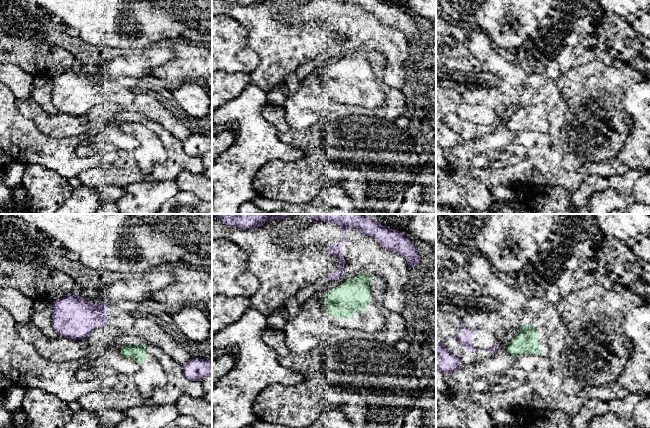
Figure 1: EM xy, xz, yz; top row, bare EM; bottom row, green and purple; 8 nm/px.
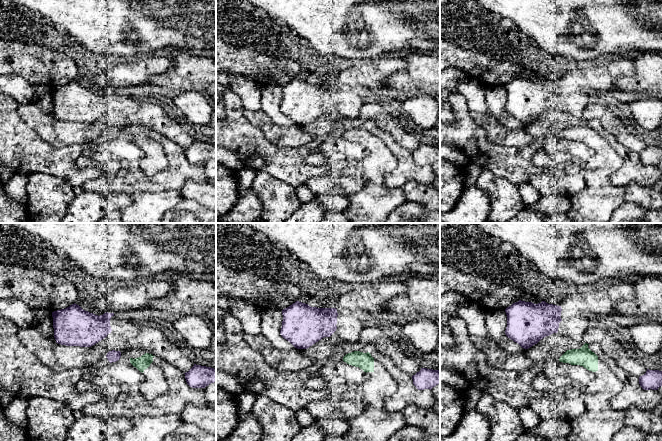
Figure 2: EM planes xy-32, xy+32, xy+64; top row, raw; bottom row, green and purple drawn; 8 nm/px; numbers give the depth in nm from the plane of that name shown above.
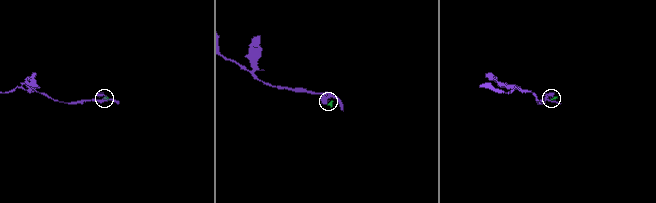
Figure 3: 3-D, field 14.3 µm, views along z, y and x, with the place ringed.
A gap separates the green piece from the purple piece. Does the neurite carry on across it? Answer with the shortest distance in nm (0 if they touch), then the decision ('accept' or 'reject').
gap 50 nm; reject

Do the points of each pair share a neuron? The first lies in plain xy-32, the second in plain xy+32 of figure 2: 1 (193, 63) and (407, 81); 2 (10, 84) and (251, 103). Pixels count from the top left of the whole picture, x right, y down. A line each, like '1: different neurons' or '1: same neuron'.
1: same neuron
2: same neuron

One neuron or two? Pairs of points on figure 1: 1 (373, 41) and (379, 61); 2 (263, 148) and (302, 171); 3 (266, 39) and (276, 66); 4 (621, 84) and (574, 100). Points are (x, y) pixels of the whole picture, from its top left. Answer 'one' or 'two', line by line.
1: two
2: two
3: one
4: one

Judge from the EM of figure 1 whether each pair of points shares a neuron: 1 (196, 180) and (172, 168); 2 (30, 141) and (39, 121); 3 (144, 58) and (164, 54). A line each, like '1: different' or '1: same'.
1: different
2: different
3: same

